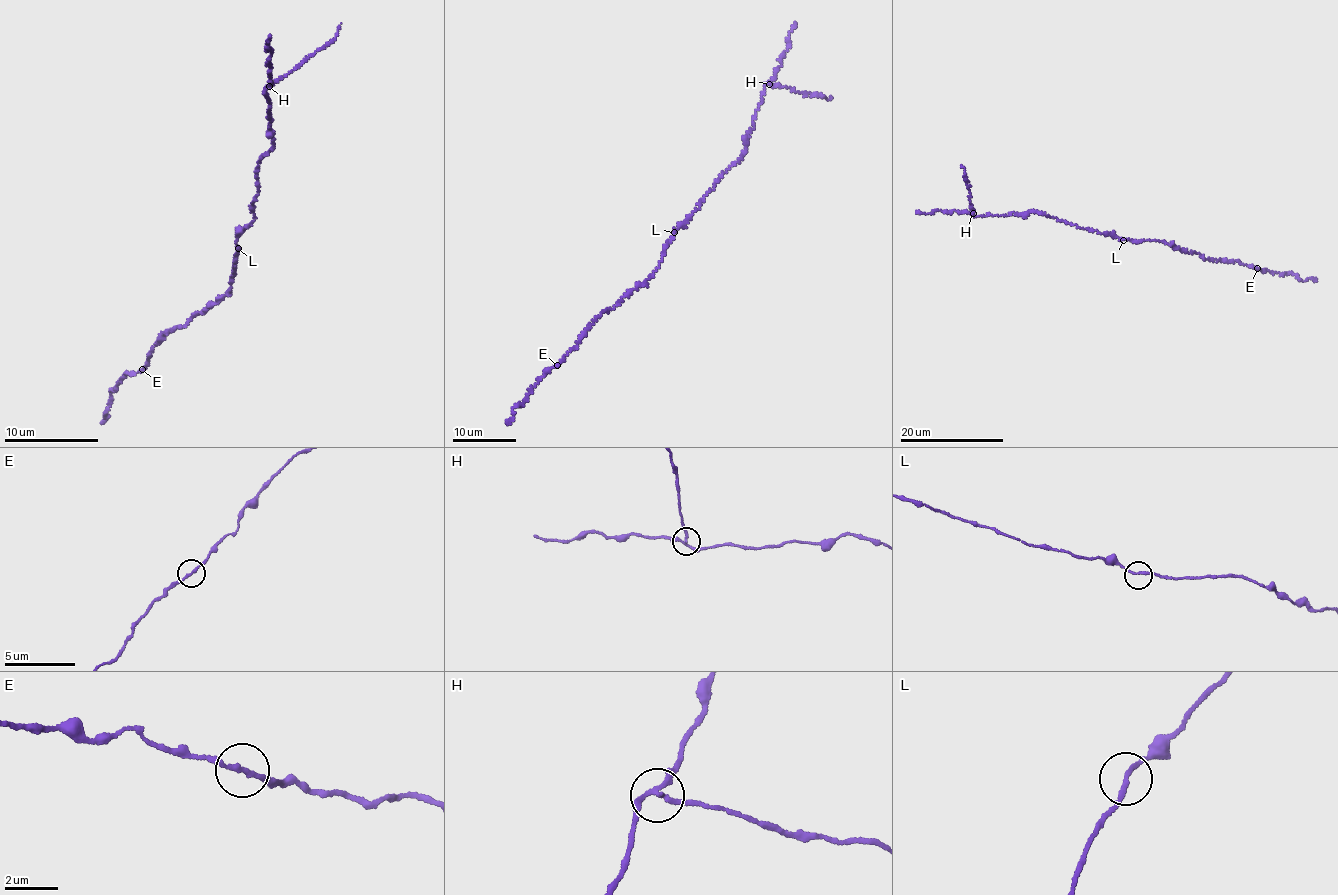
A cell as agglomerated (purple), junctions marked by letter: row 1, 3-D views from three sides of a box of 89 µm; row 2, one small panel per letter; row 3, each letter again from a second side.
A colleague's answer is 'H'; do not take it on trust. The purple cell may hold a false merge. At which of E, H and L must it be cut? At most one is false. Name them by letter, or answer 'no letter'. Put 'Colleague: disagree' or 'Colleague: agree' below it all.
H
Colleague: agree

